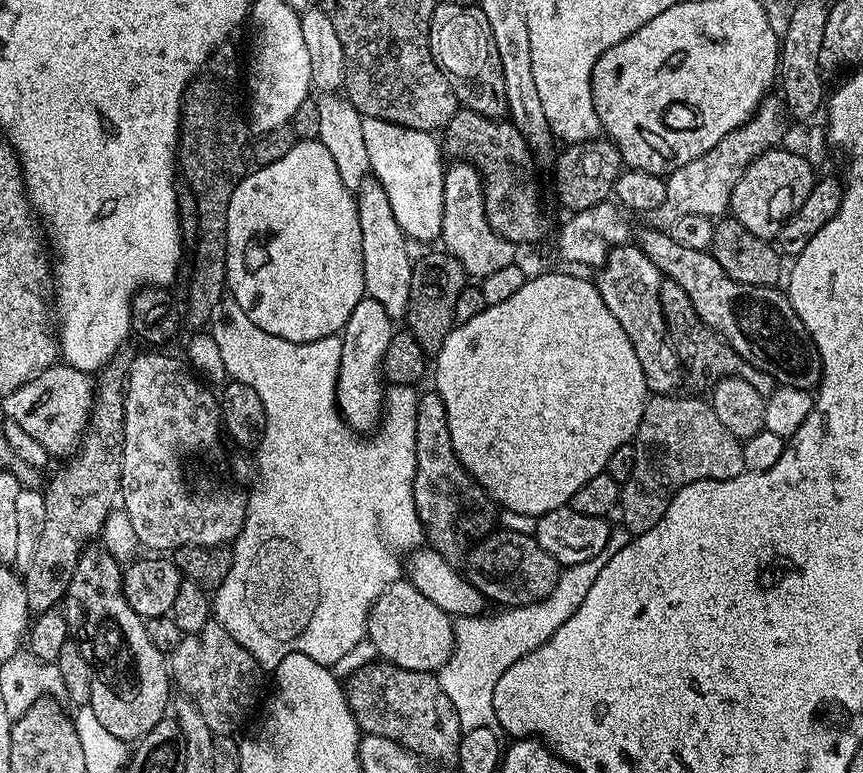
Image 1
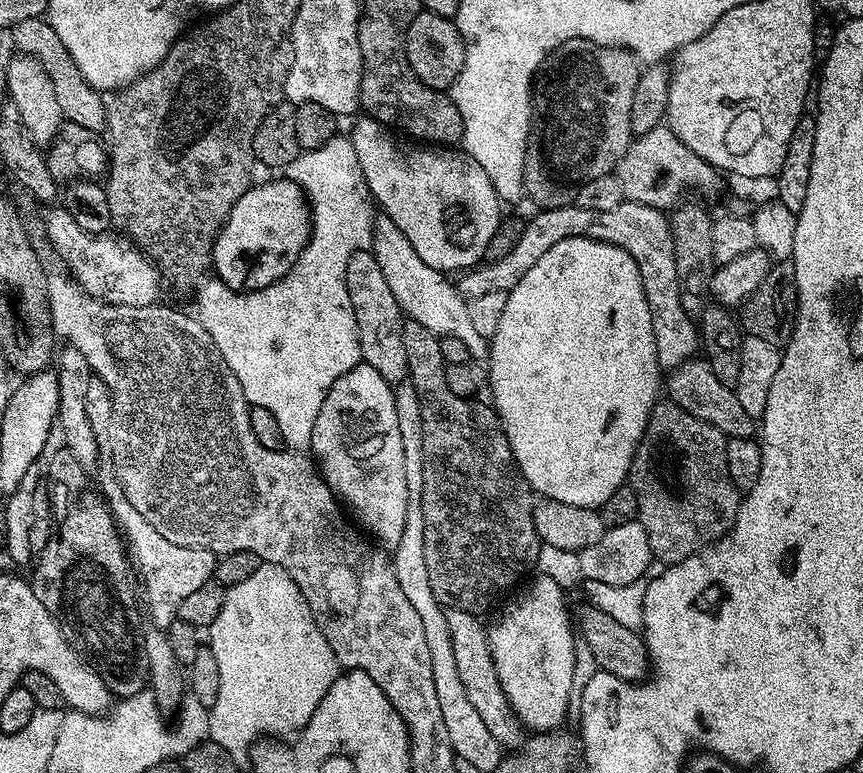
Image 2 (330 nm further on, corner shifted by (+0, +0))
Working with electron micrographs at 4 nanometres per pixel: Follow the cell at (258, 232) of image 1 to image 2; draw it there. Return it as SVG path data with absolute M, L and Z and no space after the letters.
M281 178L281 180L268 180L265 184L259 184L259 182L253 183L246 190L246 194L242 194L242 198L238 198L238 202L234 202L234 206L230 210L228 215L228 221L224 223L224 229L218 234L216 239L216 245L212 251L212 268L215 275L226 285L229 293L239 294L241 292L253 292L259 288L265 288L270 286L274 282L281 280L285 274L291 270L296 264L296 260L300 257L300 252L308 244L308 236L312 233L312 213L308 207L308 198L304 195L304 191L295 182L287 178Z

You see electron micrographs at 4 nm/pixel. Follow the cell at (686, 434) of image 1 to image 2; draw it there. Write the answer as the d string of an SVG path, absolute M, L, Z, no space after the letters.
M667 398L661 399L652 408L648 425L632 459L627 483L638 498L636 515L646 530L653 561L661 560L664 566L682 562L722 539L736 523L736 511L740 509L742 493L734 486L726 466L728 441L729 437L723 436L713 424L702 422L702 418L694 418L694 414L686 414L682 406Z

